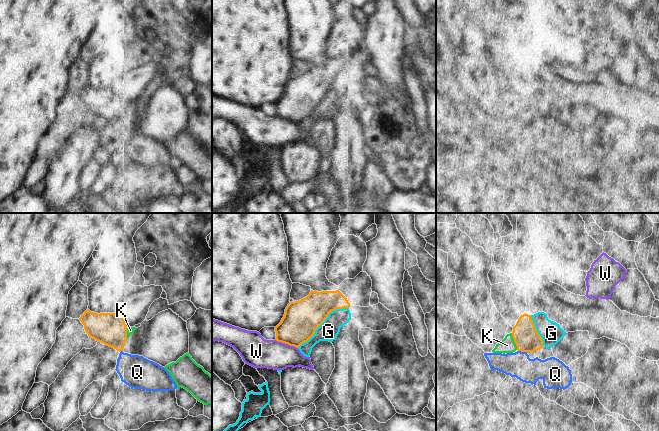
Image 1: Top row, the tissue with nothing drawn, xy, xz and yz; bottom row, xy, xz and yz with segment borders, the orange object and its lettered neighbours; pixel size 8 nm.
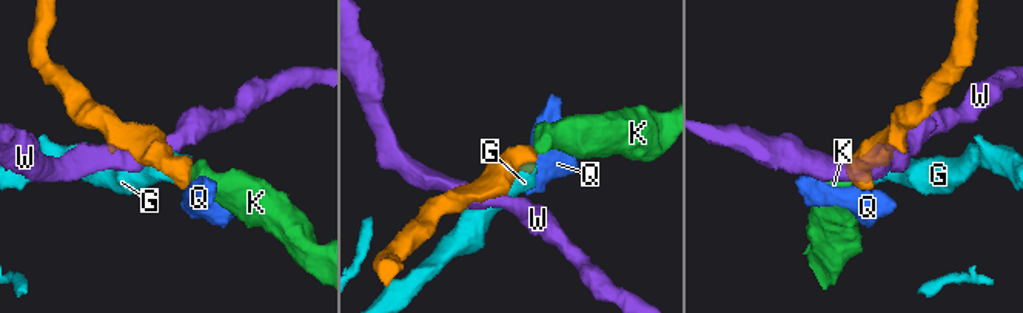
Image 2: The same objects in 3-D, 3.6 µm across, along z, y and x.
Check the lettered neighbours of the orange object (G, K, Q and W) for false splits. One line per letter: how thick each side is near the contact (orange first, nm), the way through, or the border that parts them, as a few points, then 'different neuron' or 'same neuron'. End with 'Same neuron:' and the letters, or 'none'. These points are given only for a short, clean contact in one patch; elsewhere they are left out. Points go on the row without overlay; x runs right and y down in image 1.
G: calibres 280 and 160 nm; different neuron
K: calibres 200 and 120 nm; way yz (525, 111), (521, 115), (514, 117), (507, 121); same neuron
Q: calibres 200 and 200 nm; border yz (518, 126), (527, 128); different neuron
W: calibres 280 and 240 nm; different neuron
Same neuron: K

